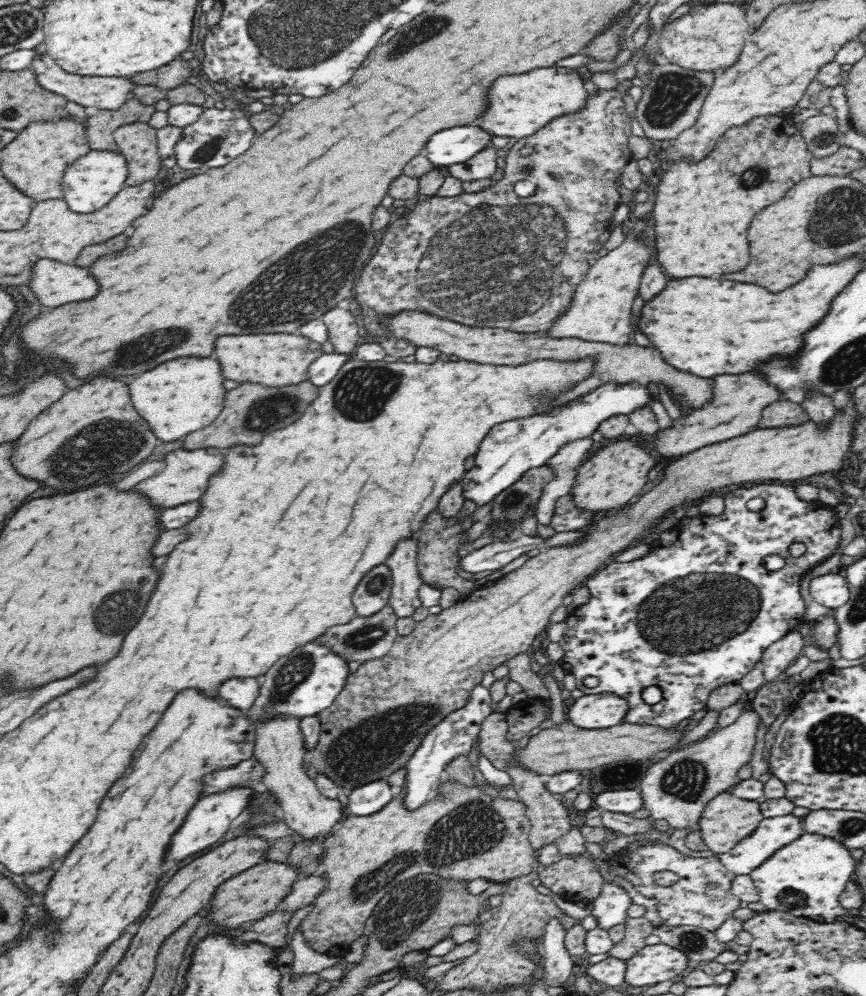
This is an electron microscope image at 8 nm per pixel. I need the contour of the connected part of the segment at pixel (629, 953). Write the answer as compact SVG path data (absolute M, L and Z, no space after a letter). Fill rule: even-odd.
M627 917L624 925L626 926L624 939L622 942L615 944L608 954L612 958L628 961L647 946L645 940L647 936L650 936L654 926L644 917Z

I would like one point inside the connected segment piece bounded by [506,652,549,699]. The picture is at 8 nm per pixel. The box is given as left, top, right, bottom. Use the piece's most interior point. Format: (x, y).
(520, 668)

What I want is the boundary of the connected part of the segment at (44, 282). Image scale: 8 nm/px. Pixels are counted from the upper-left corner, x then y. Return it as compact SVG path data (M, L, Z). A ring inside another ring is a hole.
M38 260L30 286L38 294L38 300L44 306L62 306L68 302L90 300L90 298L98 296L98 290L100 290L100 284L86 268L80 268L74 264L60 264L56 260Z

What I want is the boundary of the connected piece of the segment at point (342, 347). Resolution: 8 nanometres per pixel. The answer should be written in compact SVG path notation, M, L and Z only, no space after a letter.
M346 304L326 312L322 320L328 327L328 340L334 345L335 351L353 355L358 346L358 324L354 314L346 309Z

